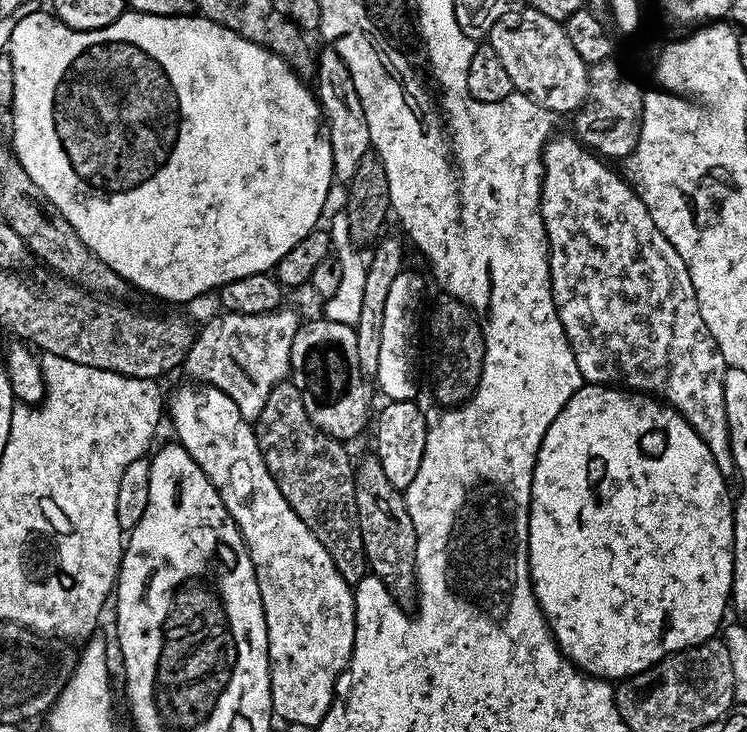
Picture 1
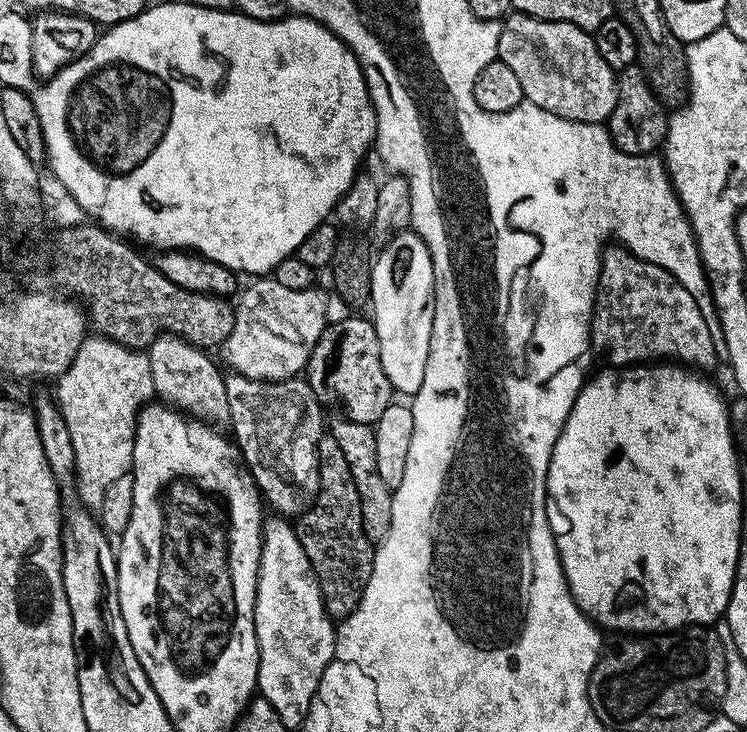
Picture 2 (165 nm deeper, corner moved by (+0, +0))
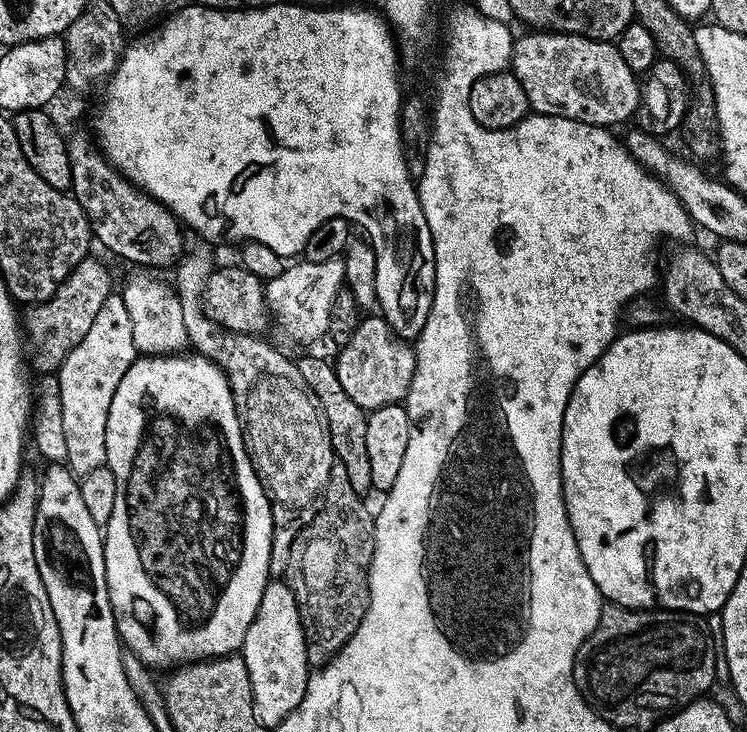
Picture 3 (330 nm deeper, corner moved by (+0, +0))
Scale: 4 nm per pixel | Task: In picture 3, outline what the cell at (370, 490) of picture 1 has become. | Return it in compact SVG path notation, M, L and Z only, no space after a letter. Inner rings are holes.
M304 356L299 357L298 363L302 378L306 378L306 386L310 386L310 390L324 408L324 417L330 430L335 459L340 460L342 466L346 466L350 486L354 486L354 490L358 493L367 493L366 490L369 491L372 488L372 482L370 457L366 455L366 422L368 418L365 409L360 408L358 402L354 402L354 398L350 398L350 394L346 394L346 390L342 390L342 382L338 382L338 374L329 361L327 364L320 356Z

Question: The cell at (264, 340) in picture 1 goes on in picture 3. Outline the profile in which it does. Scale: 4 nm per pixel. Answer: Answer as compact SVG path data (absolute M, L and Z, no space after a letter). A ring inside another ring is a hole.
M343 259L326 262L292 262L285 267L278 278L264 285L264 297L268 300L269 313L280 323L280 328L288 336L308 344L311 340L323 337L328 330L330 310L334 298L345 287ZM300 263L300 264L296 264Z

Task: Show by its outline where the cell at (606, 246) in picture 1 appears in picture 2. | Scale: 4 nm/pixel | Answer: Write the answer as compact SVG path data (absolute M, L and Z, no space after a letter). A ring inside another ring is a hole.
M623 246L605 247L600 257L600 277L596 283L596 301L592 307L592 347L590 352L593 357L601 356L604 359L603 363L608 366L635 366L649 362L675 362L693 370L708 370L704 368L717 367L718 364L716 351L714 350L714 338L710 338L706 318L702 318L702 310L698 310L698 302L694 302L690 290L686 290L686 286L682 286L682 282L678 282L678 278L674 278L666 270L662 270L662 266L654 266L650 262L638 258Z

